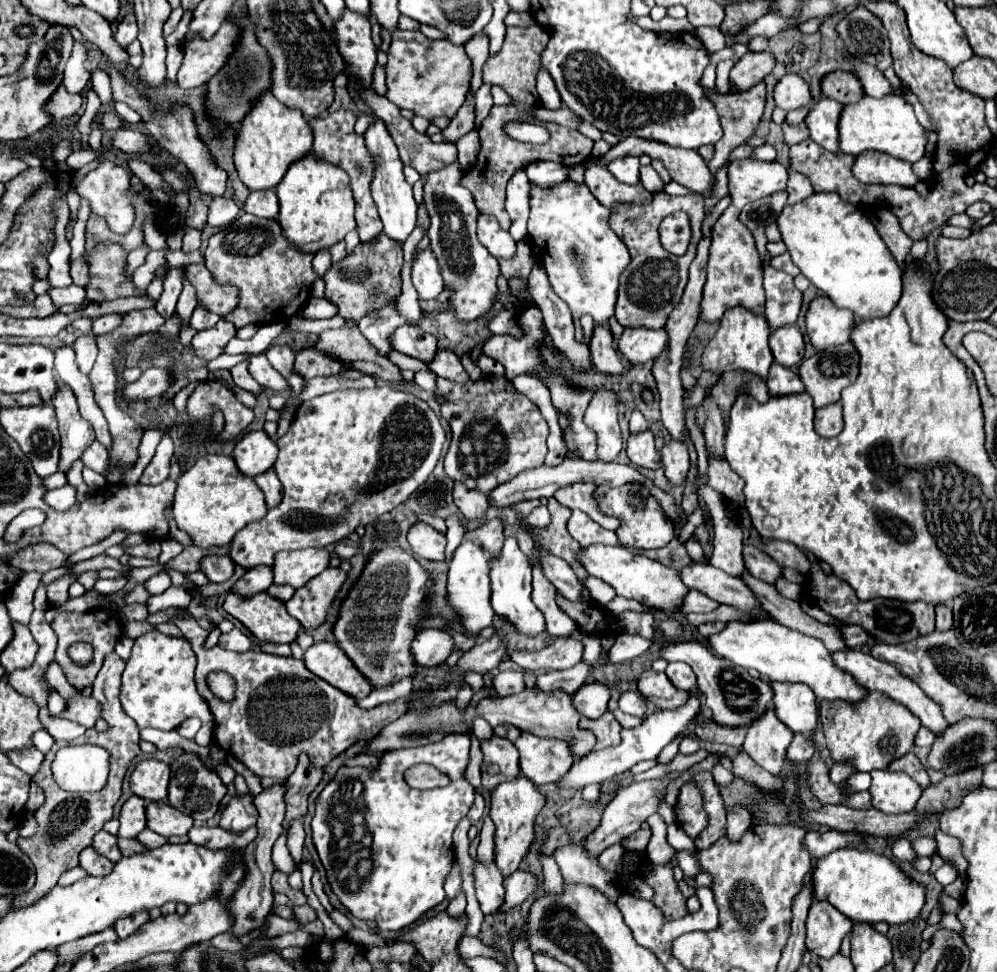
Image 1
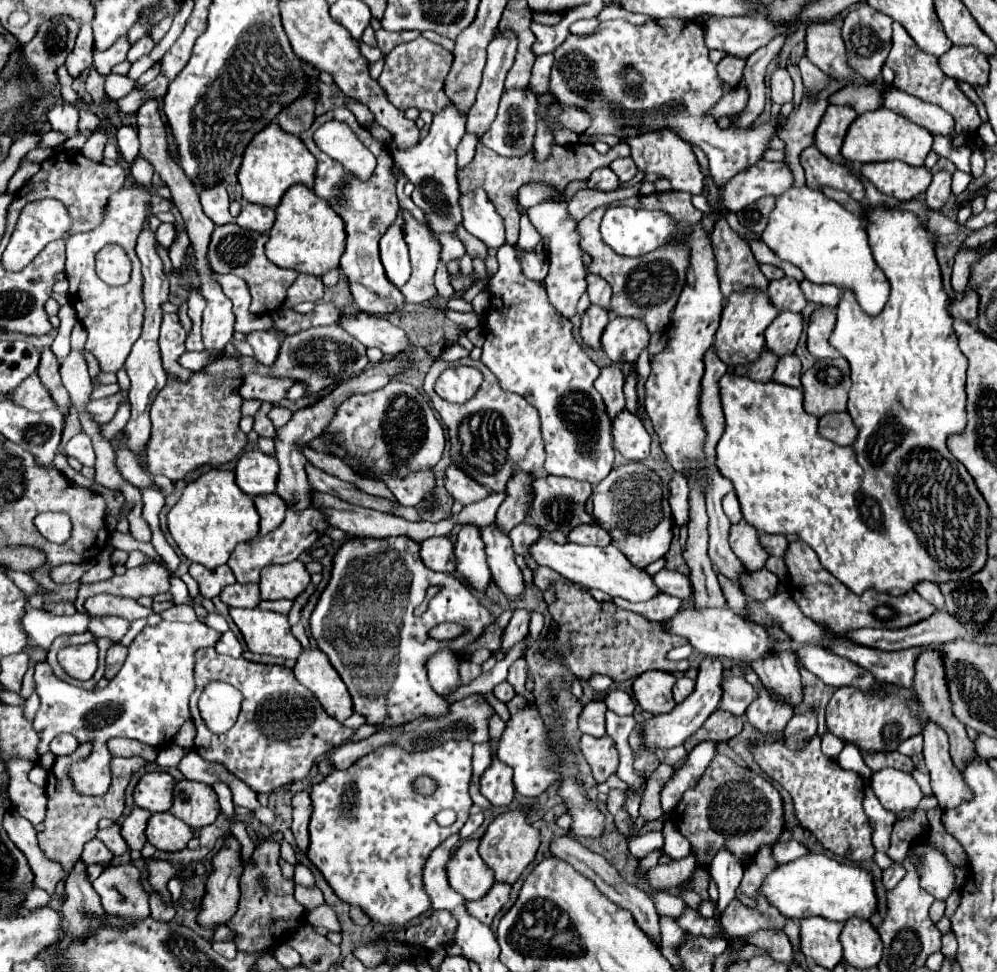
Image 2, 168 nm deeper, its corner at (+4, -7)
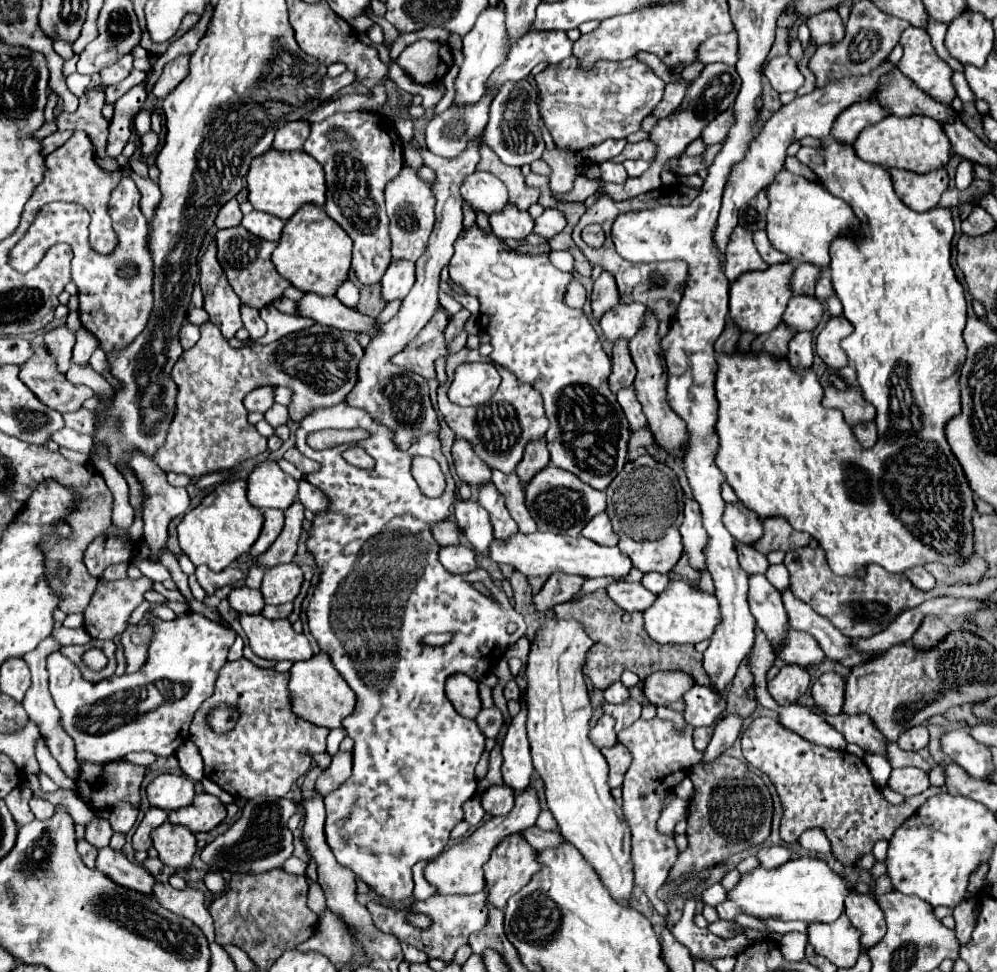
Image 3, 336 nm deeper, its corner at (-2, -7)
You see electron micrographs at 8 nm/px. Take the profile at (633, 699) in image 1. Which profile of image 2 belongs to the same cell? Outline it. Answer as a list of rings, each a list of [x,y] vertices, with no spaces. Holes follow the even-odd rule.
[[[614,689],[614,691],[610,691],[608,697],[604,699],[604,703],[608,705],[610,711],[614,711],[614,713],[620,715],[620,717],[624,717],[624,715],[632,715],[634,709],[636,709],[634,699],[632,699],[626,691],[622,691],[622,689]]]

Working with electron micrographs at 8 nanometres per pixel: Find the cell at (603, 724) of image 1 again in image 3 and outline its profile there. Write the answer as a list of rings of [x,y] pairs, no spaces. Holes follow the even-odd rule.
[[[616,743],[610,749],[602,749],[602,755],[604,755],[604,759],[610,765],[610,781],[608,781],[610,787],[612,789],[620,787],[622,781],[624,781],[624,775],[628,771],[628,767],[630,767],[630,761],[632,761],[630,751],[622,743]]]

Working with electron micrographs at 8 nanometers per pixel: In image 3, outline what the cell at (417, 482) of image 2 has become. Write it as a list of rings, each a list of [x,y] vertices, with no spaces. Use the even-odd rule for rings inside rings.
[[[338,403],[334,407],[320,407],[306,413],[296,431],[296,449],[320,463],[320,469],[306,475],[306,481],[316,485],[328,497],[328,507],[314,515],[306,539],[306,551],[314,557],[320,569],[320,581],[314,587],[306,613],[308,629],[318,645],[330,655],[334,667],[358,699],[354,713],[342,721],[346,735],[354,741],[354,771],[342,787],[324,797],[326,839],[340,865],[350,867],[356,877],[370,885],[380,897],[400,901],[412,897],[412,865],[442,853],[450,831],[464,819],[462,803],[472,799],[476,793],[474,767],[484,751],[484,735],[480,733],[476,721],[456,713],[444,693],[444,683],[456,673],[480,681],[486,673],[490,673],[494,663],[502,659],[506,649],[524,635],[526,623],[486,569],[474,569],[468,575],[454,575],[438,561],[440,545],[432,537],[432,525],[448,519],[450,505],[456,499],[456,487],[446,457],[440,451],[440,439],[436,433],[426,433],[418,437],[408,451],[400,451],[394,445],[394,433],[390,433],[386,425],[374,421],[374,417],[364,413],[364,409]],[[356,427],[368,429],[372,437],[324,451],[314,451],[306,443],[310,431]],[[356,445],[364,447],[374,459],[374,469],[358,469],[342,459],[342,451]],[[414,455],[434,457],[440,463],[442,473],[446,475],[446,489],[440,497],[430,499],[420,491],[410,471]],[[480,589],[488,589],[490,595],[484,595]],[[510,621],[518,625],[518,631],[512,635],[506,631]],[[426,633],[452,633],[452,639],[446,645],[430,647],[420,643]]]

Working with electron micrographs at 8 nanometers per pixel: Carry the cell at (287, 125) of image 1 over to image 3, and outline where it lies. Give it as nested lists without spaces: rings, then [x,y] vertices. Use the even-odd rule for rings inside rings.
[[[270,149],[266,157],[258,157],[250,165],[248,179],[248,201],[254,209],[270,213],[282,221],[288,221],[302,205],[312,203],[324,207],[326,203],[326,183],[324,183],[324,169],[322,165],[304,151],[280,153]]]

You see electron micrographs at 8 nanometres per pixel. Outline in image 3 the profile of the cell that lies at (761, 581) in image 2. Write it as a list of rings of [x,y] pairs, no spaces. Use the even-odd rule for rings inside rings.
[[[736,541],[736,549],[738,549],[738,563],[740,567],[752,575],[752,573],[766,573],[768,569],[768,561],[766,561],[766,555],[758,553],[752,545],[746,545],[746,543],[738,543]]]

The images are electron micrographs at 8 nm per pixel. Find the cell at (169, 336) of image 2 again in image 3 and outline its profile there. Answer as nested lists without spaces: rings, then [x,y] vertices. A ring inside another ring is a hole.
[[[184,323],[184,327],[180,329],[180,343],[182,343],[184,351],[192,349],[198,343],[198,339],[200,339],[200,329],[192,323]]]

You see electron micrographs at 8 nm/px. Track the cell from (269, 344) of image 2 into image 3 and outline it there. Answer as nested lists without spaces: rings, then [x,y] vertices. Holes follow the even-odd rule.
[[[242,303],[240,313],[242,313],[244,327],[246,327],[246,331],[250,333],[252,339],[258,339],[258,337],[262,337],[262,335],[266,333],[266,323],[260,319],[258,309],[252,309],[252,307],[248,307],[246,303]]]

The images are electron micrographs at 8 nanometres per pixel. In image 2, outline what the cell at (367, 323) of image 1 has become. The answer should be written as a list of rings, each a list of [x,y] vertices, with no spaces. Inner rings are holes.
[[[338,107],[334,111],[328,111],[326,115],[320,115],[316,117],[314,125],[300,133],[300,139],[304,141],[304,145],[310,149],[310,153],[316,157],[318,165],[316,165],[316,181],[314,181],[314,193],[322,199],[328,199],[332,203],[332,207],[336,209],[336,213],[344,219],[346,223],[346,251],[340,259],[340,267],[342,271],[348,275],[348,281],[350,281],[350,291],[352,291],[352,297],[356,301],[356,305],[360,307],[360,311],[368,313],[368,315],[390,315],[394,311],[400,311],[404,307],[404,295],[400,293],[400,289],[396,289],[396,285],[388,283],[388,277],[384,277],[384,267],[380,263],[380,253],[378,253],[378,241],[380,237],[384,235],[384,231],[388,229],[388,225],[396,219],[396,213],[398,213],[398,199],[396,199],[396,193],[394,193],[394,177],[390,173],[390,167],[392,167],[392,157],[390,157],[390,151],[386,145],[378,143],[376,139],[370,137],[370,133],[358,125],[356,117],[346,109],[346,107]],[[330,119],[340,119],[342,123],[346,123],[350,129],[356,131],[358,139],[372,151],[372,155],[378,159],[378,165],[376,165],[376,171],[374,175],[368,179],[368,181],[356,181],[350,173],[346,173],[342,169],[342,165],[338,161],[334,161],[332,157],[328,157],[326,153],[322,153],[312,135],[314,131],[324,125],[326,121]]]

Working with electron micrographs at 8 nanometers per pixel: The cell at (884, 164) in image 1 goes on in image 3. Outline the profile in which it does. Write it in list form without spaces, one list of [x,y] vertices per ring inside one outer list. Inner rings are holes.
[[[892,169],[890,173],[894,181],[894,191],[914,211],[934,209],[948,187],[946,169],[936,169],[934,173],[924,173],[924,175],[902,169]]]

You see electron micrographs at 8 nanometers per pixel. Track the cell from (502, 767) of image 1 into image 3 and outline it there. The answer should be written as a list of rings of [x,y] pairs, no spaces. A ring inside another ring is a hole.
[[[506,785],[490,787],[482,793],[482,809],[488,815],[506,815],[514,805],[514,791]]]

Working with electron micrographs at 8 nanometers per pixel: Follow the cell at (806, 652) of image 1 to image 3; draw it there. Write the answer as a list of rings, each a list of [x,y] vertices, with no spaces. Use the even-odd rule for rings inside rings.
[[[644,573],[640,583],[648,591],[656,593],[654,605],[650,605],[650,609],[644,611],[644,629],[654,641],[662,645],[664,643],[698,643],[702,639],[708,639],[712,631],[716,629],[716,625],[720,623],[720,609],[714,595],[704,593],[696,587],[690,587],[682,579],[670,579],[668,575],[662,575],[662,573]]]

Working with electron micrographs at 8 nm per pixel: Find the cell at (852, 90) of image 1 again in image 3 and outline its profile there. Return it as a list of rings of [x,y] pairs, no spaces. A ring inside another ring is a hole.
[[[894,71],[882,83],[886,85],[876,93],[876,99],[890,109],[892,115],[926,115],[940,123],[952,123],[960,117],[950,105],[942,105],[928,93],[922,93],[922,89],[900,71]]]

